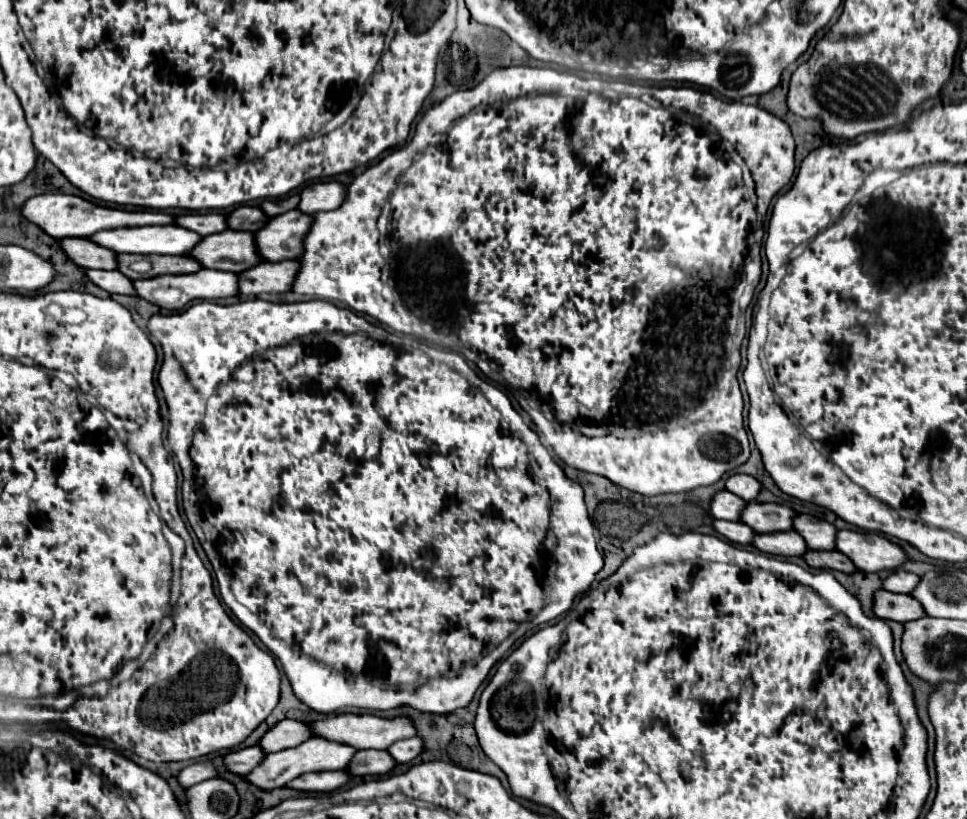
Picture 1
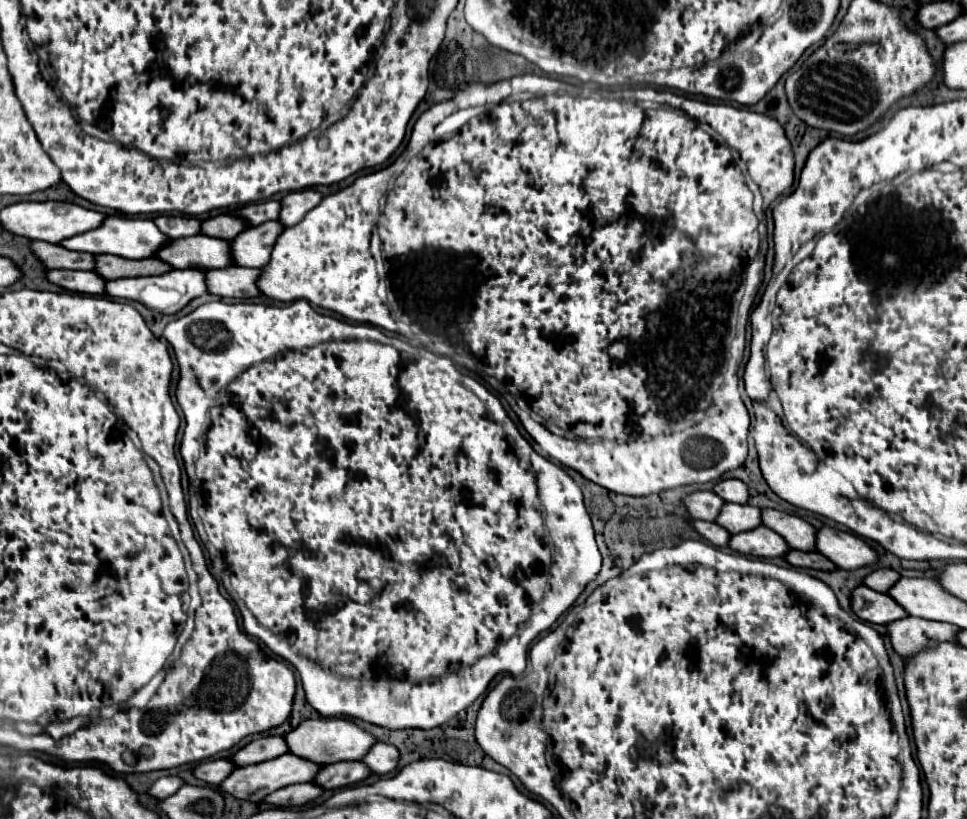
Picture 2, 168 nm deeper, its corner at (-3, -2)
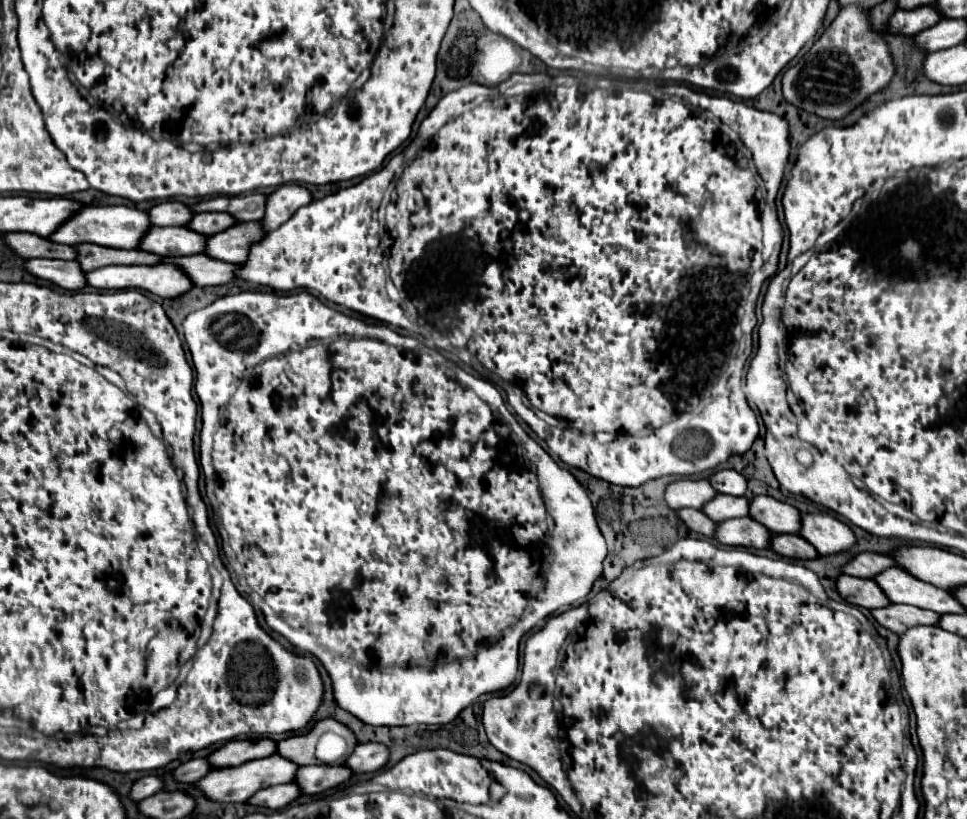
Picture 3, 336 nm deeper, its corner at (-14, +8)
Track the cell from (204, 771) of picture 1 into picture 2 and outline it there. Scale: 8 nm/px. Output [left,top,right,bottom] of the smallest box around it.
[150,777,184,799]

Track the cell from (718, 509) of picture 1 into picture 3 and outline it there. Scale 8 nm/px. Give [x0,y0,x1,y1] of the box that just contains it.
[665,479,715,509]

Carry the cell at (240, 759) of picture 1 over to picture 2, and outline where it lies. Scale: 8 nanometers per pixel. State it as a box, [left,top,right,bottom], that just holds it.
[194,759,236,785]

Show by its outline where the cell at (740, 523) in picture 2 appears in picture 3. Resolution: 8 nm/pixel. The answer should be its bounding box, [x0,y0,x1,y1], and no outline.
[701,495,747,523]

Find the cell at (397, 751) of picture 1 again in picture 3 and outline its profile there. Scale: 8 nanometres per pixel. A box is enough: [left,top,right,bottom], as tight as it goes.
[343,743,389,773]

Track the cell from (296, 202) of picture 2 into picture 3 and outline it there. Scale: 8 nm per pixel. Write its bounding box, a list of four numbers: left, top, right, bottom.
[259,185,311,231]

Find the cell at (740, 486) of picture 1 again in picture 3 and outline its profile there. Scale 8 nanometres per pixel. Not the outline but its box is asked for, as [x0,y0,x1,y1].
[709,469,747,497]

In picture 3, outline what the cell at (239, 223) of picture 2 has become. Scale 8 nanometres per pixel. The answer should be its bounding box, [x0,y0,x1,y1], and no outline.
[185,213,235,235]

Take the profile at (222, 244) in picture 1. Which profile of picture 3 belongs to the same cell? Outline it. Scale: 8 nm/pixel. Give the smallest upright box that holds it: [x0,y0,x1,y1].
[139,227,205,257]

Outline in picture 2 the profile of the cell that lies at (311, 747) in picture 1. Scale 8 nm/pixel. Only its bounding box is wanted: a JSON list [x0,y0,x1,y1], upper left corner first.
[220,753,322,801]

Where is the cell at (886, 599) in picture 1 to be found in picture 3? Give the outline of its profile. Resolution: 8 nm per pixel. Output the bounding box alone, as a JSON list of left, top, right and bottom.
[837,575,889,609]

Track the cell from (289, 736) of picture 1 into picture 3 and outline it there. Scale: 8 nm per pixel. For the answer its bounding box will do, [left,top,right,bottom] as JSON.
[207,739,275,769]

